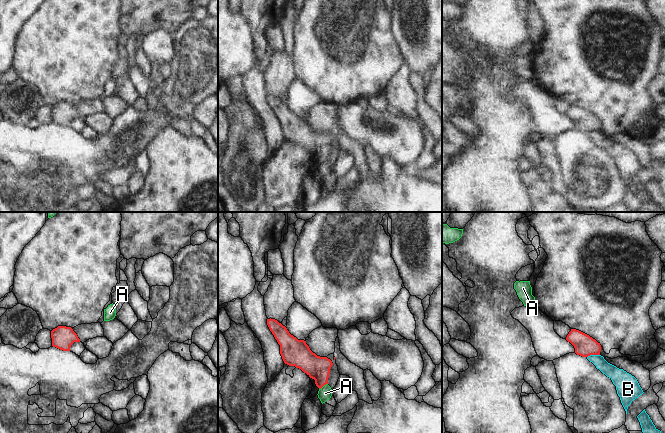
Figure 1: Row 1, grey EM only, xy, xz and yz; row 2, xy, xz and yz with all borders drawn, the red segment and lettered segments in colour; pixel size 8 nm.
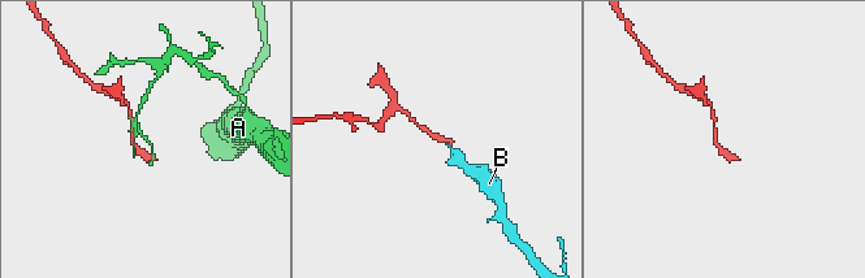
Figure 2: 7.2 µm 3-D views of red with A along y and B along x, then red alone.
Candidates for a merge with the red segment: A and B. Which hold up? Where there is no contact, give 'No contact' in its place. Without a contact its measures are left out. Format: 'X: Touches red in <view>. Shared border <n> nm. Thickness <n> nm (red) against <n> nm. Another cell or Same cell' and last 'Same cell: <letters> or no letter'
A: Touches red in xz. Shared border 90 nm. Thickness 190 nm (red) against 110 nm. Another cell
B: Touches red in yz. Shared border 110 nm. Thickness 170 nm (red) against 110 nm. Another cell
Same cell: no letter

